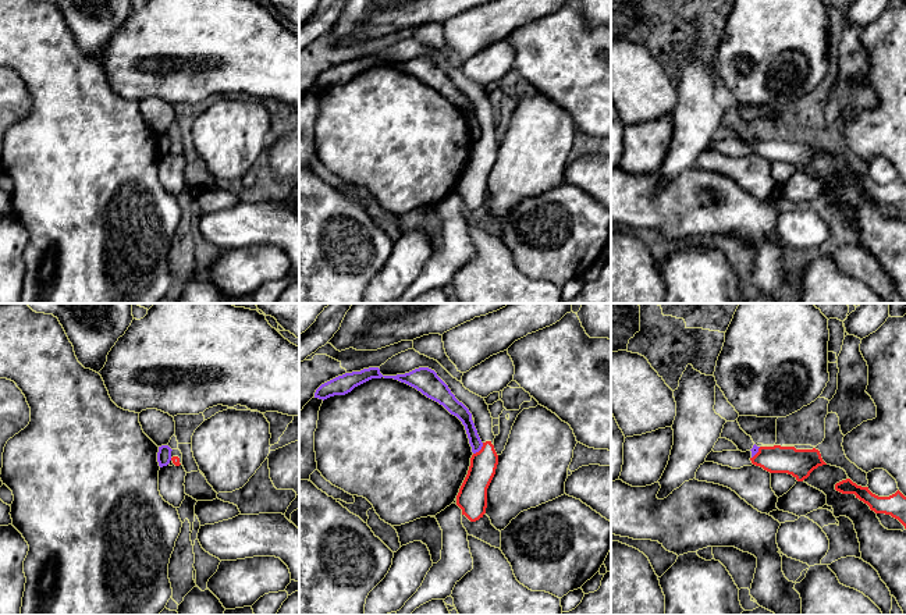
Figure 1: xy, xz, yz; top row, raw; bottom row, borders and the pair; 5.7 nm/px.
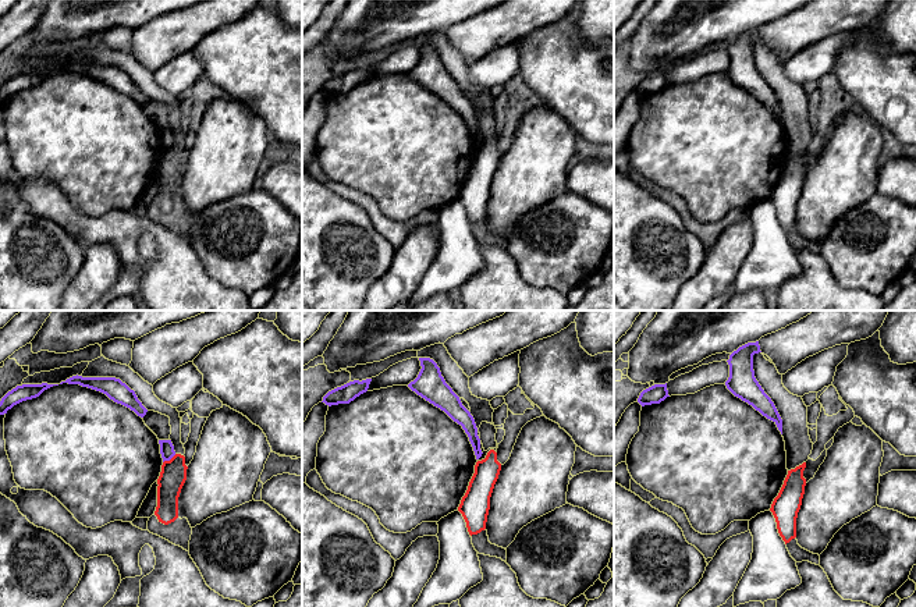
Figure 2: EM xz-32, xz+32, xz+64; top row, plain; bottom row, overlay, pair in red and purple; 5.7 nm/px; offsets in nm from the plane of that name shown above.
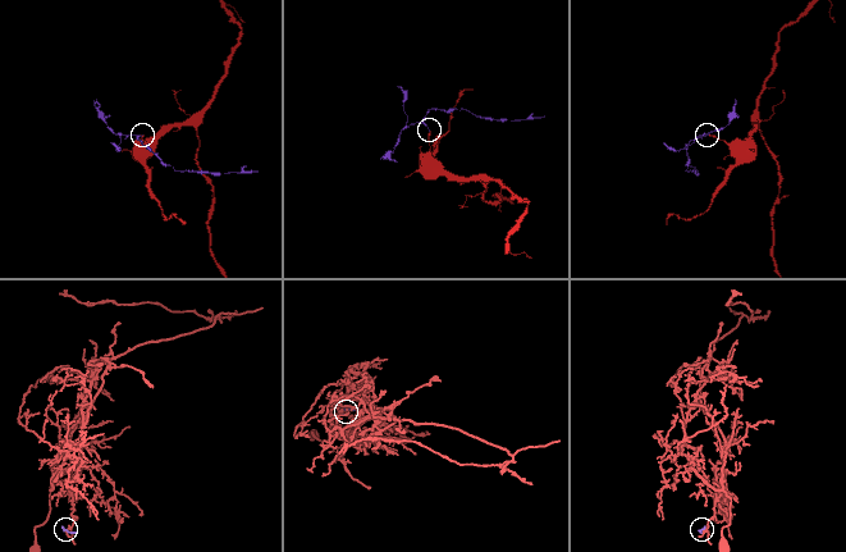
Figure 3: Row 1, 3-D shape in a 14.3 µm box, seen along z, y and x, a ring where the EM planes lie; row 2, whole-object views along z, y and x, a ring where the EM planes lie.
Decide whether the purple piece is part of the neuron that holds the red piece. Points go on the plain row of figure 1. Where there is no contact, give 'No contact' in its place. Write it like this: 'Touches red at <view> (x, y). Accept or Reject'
Touches red at xz (480, 138). Reject

